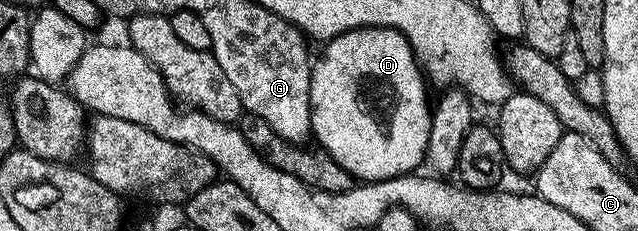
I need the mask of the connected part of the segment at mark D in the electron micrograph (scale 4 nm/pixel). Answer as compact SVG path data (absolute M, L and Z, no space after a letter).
M350 27L342 35L334 35L328 40L325 52L321 56L316 56L315 62L311 67L311 89L309 90L309 108L311 109L311 125L313 126L311 135L319 144L321 150L326 151L347 173L351 173L354 180L366 183L378 183L391 177L407 175L418 170L420 163L426 162L425 150L427 141L431 133L431 121L433 113L431 110L431 99L425 92L426 76L423 74L422 64L419 62L418 52L409 43L409 37L402 31L396 31L394 27Z

